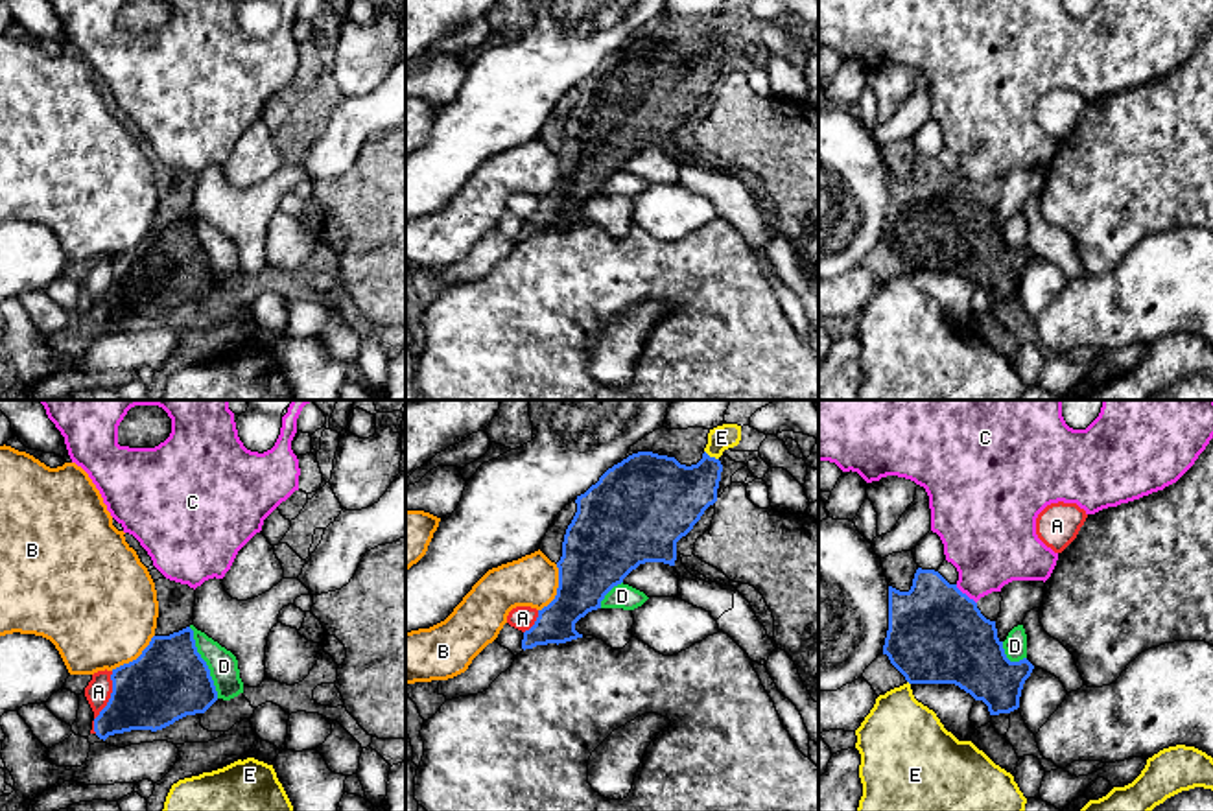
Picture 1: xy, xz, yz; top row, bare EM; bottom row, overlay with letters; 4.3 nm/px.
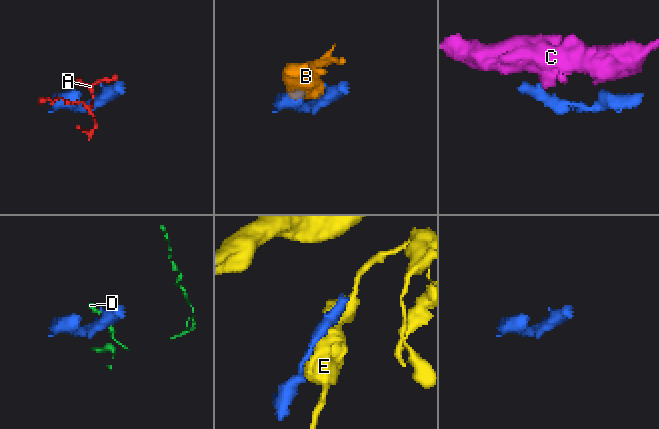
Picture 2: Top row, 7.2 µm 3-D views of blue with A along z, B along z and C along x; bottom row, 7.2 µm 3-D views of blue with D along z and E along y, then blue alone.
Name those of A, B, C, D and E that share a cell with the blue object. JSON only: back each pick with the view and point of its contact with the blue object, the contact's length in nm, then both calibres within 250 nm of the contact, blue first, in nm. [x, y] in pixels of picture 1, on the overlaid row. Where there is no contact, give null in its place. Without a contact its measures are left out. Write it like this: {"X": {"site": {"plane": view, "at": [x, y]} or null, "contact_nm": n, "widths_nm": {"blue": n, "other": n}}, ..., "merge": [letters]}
{"merge": []}

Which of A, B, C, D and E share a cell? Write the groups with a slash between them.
A / B / C / D / E

